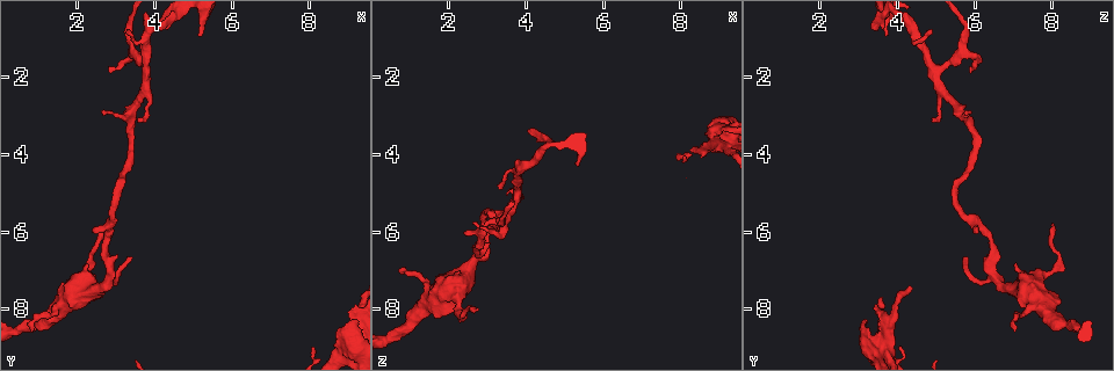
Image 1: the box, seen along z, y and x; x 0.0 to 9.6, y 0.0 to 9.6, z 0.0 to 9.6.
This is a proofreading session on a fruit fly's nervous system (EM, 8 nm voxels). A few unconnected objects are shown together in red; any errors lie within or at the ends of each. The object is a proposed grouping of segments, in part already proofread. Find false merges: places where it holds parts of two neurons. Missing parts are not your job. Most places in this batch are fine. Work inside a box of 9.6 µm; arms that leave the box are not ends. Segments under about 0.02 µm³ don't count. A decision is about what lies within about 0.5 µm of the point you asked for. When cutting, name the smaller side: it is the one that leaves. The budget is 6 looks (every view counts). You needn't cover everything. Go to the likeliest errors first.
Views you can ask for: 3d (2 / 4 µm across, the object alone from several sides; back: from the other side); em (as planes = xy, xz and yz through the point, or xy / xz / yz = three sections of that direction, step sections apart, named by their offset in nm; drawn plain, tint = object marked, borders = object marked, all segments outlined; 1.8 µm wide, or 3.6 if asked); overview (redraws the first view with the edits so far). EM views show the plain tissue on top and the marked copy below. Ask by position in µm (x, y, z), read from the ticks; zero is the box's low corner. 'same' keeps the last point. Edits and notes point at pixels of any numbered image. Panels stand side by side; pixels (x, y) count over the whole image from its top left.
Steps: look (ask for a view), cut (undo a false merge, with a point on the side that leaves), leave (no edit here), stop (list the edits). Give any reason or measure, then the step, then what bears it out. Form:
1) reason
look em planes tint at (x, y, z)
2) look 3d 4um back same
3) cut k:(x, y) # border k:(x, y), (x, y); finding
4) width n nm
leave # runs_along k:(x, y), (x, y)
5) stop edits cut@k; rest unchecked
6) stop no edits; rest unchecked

sudden change in width
look em planes borders at (9.10, 8.95, 3.20)

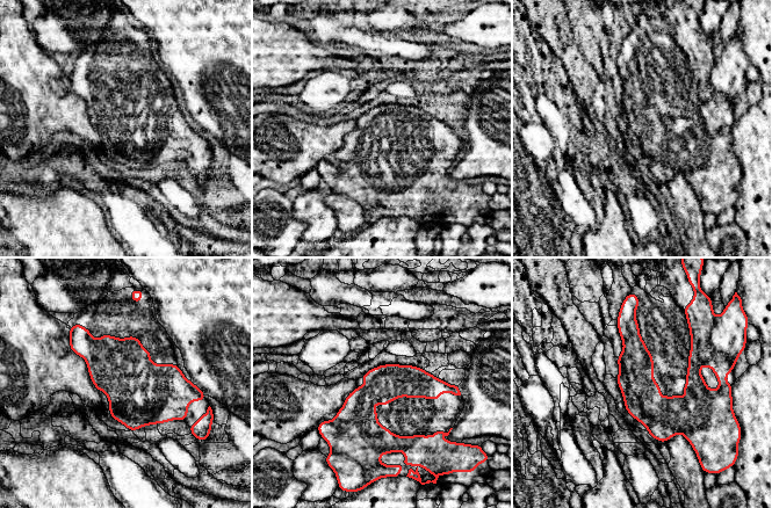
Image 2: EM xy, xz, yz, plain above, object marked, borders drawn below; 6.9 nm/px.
cut 2:(351, 476) # two neurons meet here

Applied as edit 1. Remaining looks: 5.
redraw
look overview

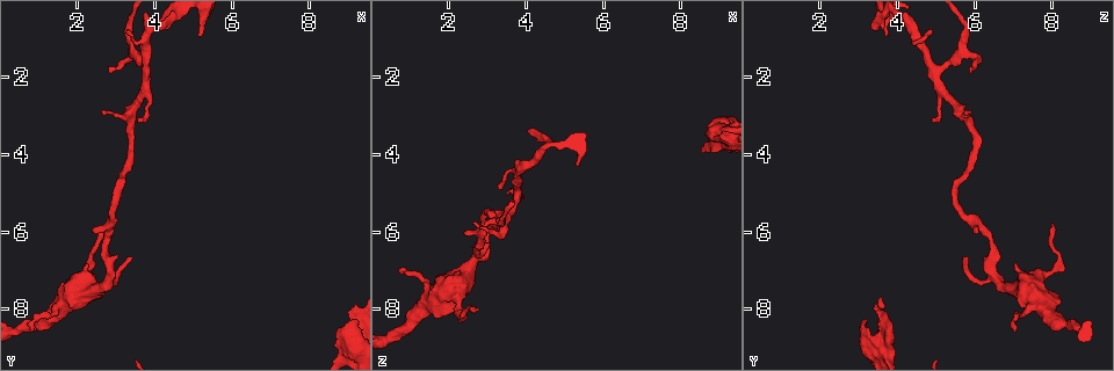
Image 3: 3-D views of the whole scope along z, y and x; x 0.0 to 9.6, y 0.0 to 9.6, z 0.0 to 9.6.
calibre changes
look 3d 4um at (2.15, 7.25, 7.55)

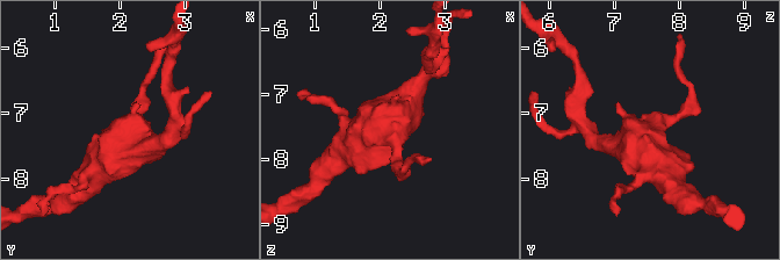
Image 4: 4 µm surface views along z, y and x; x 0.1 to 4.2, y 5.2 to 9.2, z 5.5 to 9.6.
shape alone is not enough
look em 3.6um xy step 16 tint at (2.15, 7.25, 7.55)

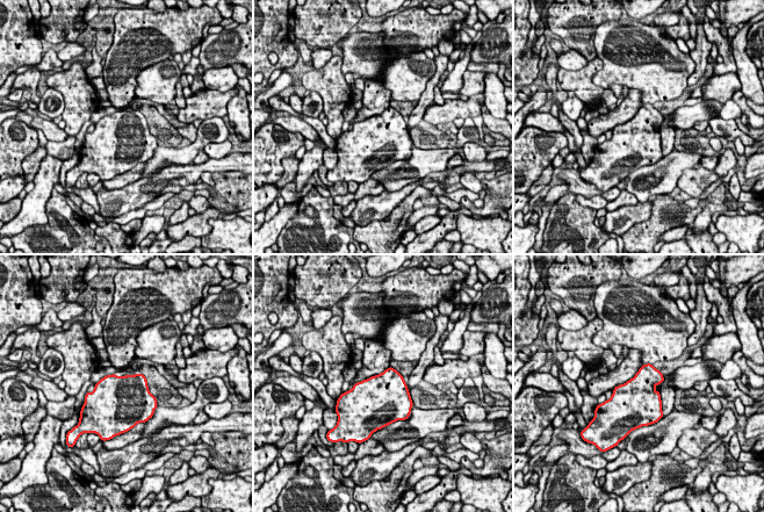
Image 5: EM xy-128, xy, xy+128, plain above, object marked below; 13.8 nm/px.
look em 3.6um planes tint same

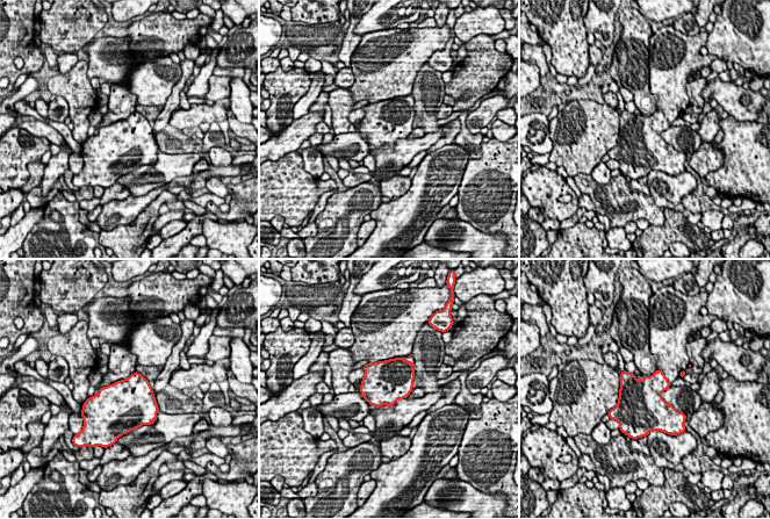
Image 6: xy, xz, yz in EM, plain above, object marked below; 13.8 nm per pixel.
leave # all the same neuron

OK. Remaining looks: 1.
stop edits cut@2; rest unchecked

